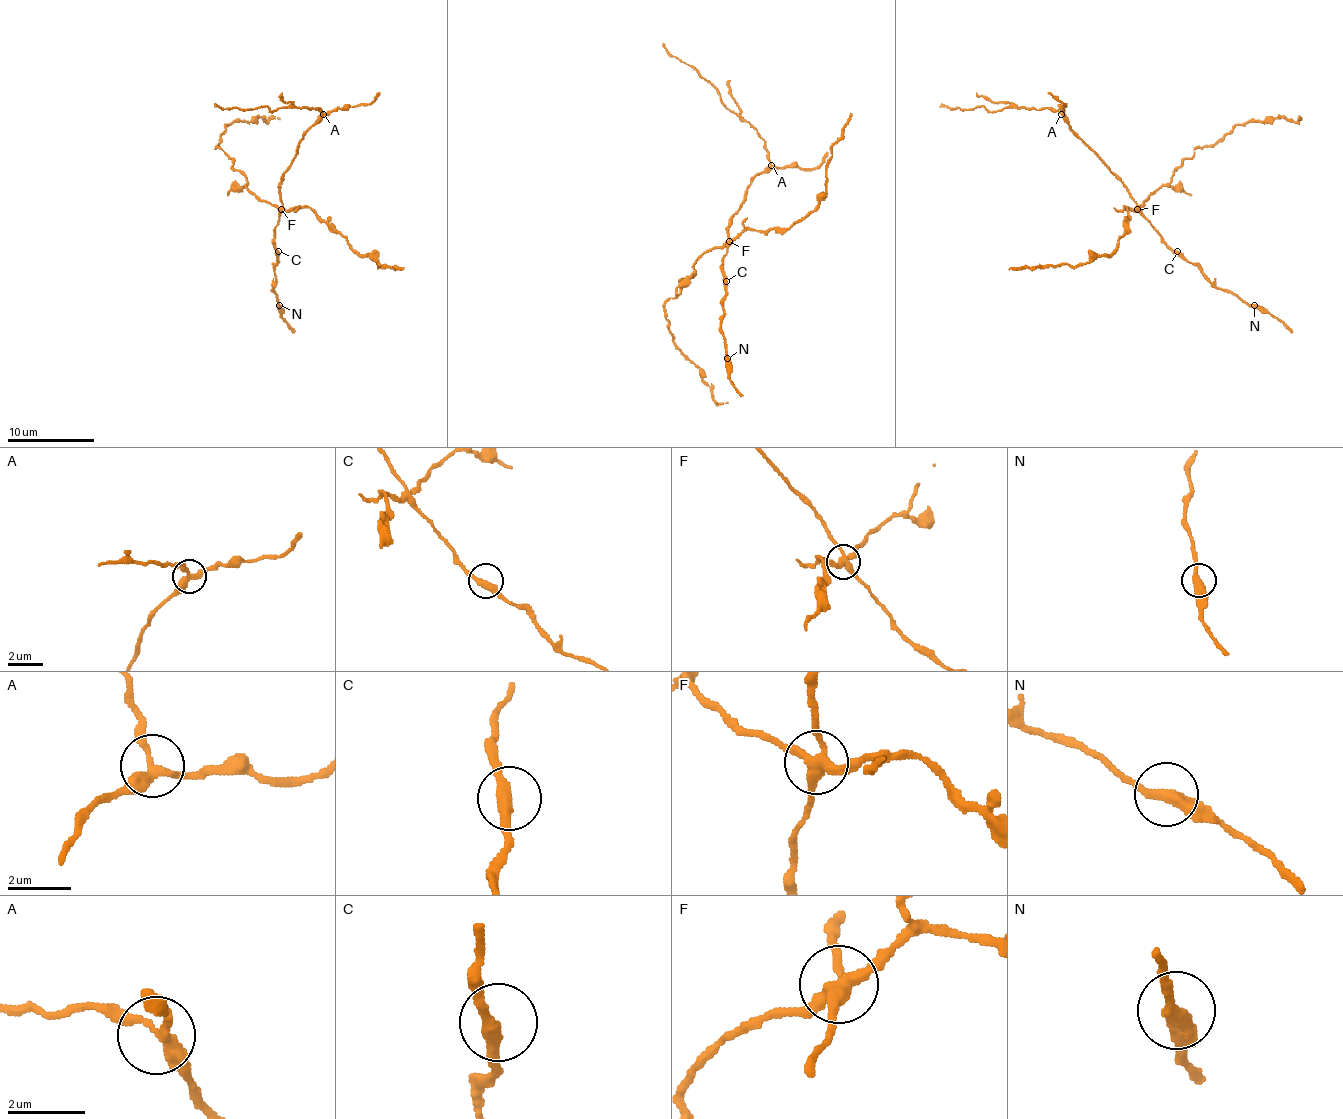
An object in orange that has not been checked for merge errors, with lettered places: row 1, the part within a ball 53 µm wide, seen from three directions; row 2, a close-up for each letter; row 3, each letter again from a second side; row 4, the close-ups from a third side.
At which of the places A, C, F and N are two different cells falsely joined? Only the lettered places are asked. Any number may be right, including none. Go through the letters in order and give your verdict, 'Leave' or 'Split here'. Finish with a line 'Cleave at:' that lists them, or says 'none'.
A: Split here
C: Leave
F: Split here
N: Leave
Cleave at: A, F

